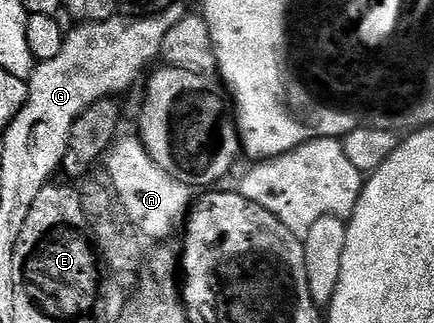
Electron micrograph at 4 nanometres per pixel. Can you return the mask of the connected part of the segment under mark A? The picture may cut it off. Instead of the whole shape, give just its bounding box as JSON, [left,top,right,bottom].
[107,136,194,240]

